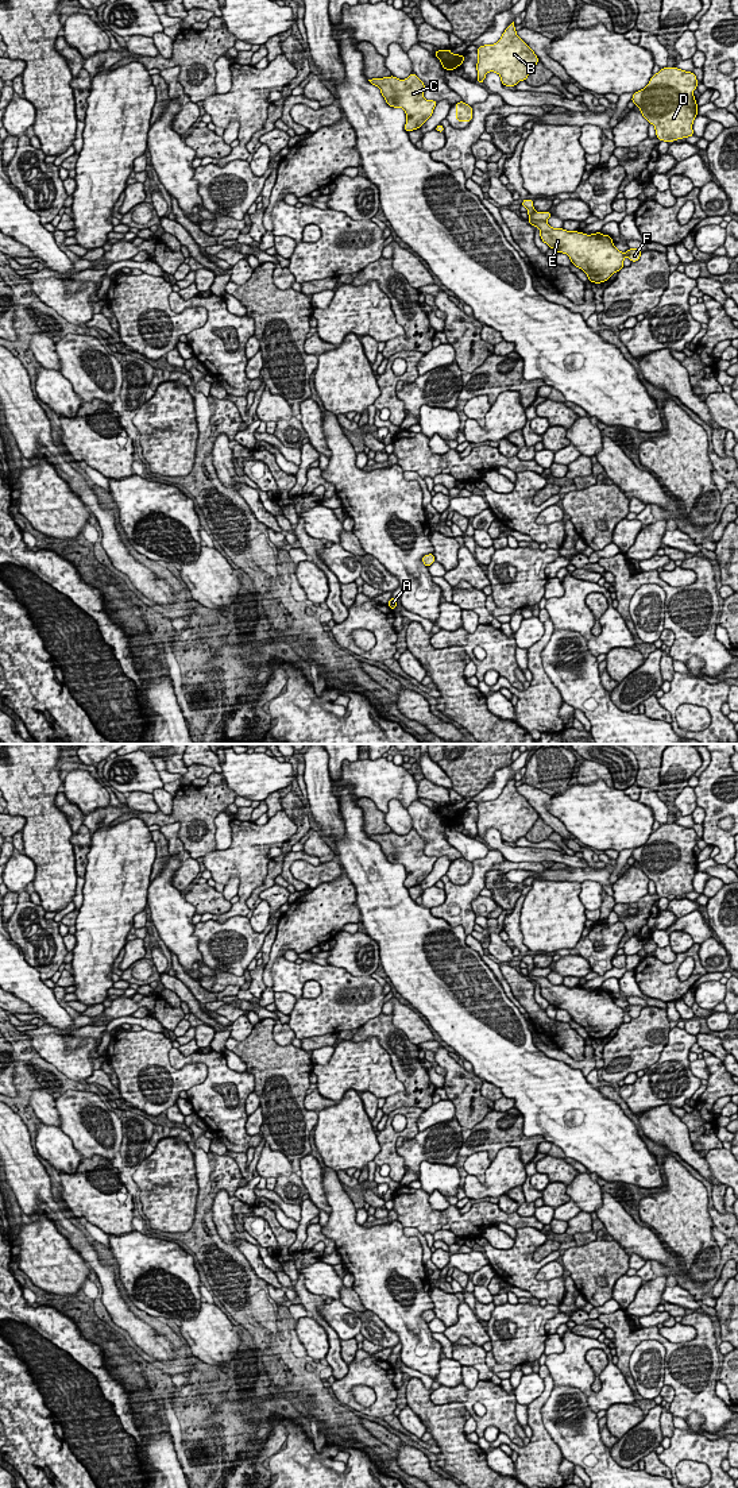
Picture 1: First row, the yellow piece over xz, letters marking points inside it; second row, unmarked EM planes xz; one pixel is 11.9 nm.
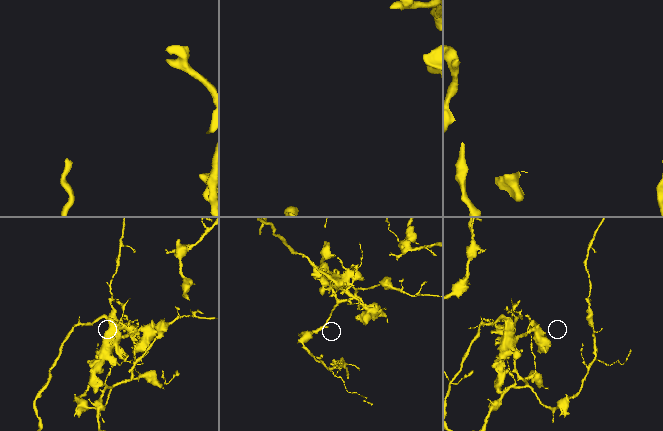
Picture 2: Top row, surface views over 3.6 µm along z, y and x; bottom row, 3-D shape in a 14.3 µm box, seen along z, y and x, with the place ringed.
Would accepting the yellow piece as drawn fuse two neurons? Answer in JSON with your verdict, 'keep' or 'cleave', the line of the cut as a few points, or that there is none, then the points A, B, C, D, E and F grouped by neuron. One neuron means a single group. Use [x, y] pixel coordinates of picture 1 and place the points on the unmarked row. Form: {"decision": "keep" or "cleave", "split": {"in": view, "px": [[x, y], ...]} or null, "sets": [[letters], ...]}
{"decision": "cleave", "split": {"in": "xz", "px": [[529, 975], [545, 978]]}, "sets": [["A", "D"], ["B", "C", "E", "F"]]}

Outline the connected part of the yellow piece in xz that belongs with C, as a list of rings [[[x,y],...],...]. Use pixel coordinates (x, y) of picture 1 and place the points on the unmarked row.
[[[414,829],[405,836],[390,832],[368,837],[380,845],[390,863],[405,867],[406,888],[418,886],[432,872],[437,860],[437,857],[424,853],[425,840]]]

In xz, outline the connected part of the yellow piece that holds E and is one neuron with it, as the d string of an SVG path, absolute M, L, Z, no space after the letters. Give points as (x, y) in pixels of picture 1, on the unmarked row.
M528 976L533 983L540 986L544 999L556 1009L567 1010L576 1024L581 1025L588 1037L602 1040L619 1028L627 1013L631 1018L637 1018L642 1010L640 1005L629 1005L626 1009L619 1007L613 994L596 990L583 990L577 987L567 987L564 984L553 984L542 976Z

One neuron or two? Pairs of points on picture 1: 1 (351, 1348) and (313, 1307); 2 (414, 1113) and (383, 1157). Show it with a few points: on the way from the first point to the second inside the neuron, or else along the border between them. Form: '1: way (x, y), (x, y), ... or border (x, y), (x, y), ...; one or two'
1: border (340, 1341), (340, 1356), (347, 1364); two
2: way (412, 1125), (404, 1133), (397, 1134), (387, 1145); one

